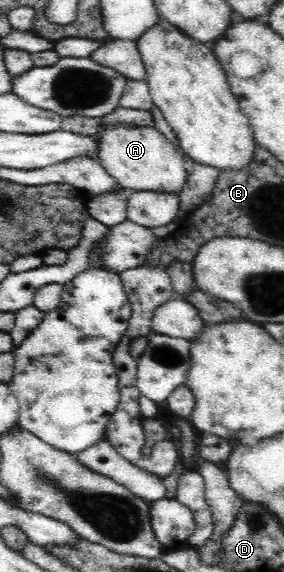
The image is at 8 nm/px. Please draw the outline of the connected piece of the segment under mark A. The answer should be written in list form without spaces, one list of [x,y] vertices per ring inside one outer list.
[[[114,125],[99,130],[97,134],[97,160],[118,186],[133,192],[173,192],[177,195],[185,188],[188,179],[184,161],[171,141],[153,127]]]

